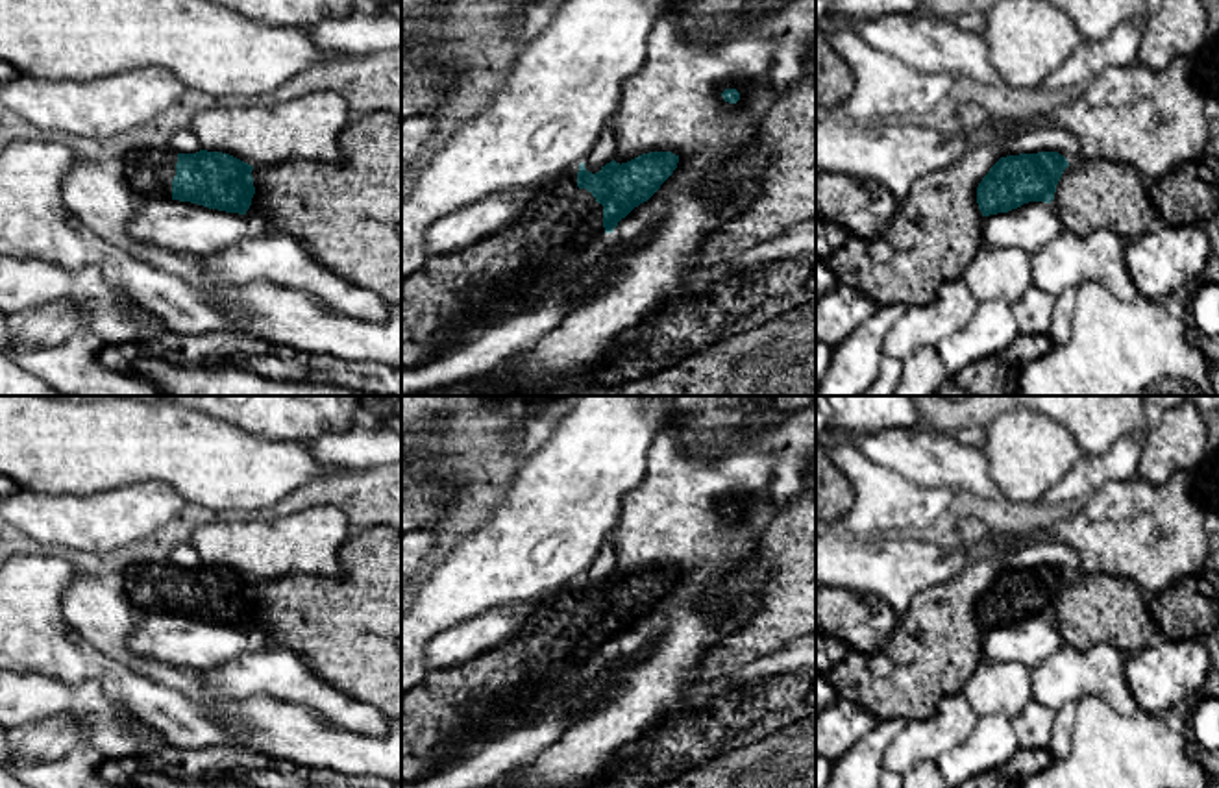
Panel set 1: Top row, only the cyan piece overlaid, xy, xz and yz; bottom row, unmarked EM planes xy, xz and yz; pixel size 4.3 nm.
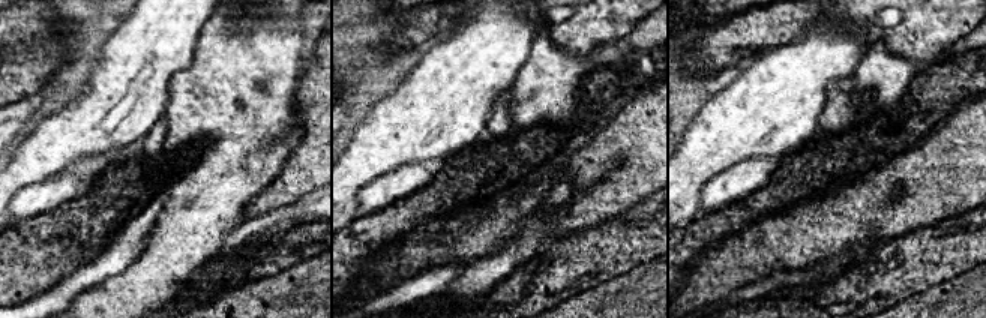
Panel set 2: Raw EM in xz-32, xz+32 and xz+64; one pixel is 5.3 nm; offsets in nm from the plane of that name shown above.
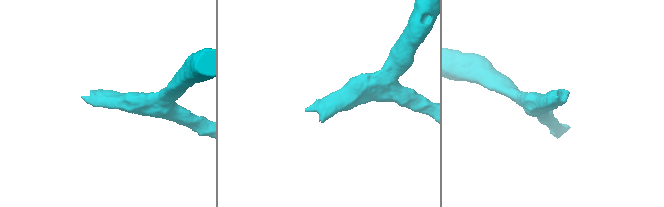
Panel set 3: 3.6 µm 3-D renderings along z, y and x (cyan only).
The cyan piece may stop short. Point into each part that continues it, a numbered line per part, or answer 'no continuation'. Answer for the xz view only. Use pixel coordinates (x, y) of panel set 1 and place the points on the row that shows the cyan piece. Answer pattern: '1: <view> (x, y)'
1: xz (448, 300)

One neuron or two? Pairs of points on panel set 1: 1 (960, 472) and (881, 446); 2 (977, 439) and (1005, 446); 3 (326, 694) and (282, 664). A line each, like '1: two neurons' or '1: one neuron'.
1: one neuron
2: two neurons
3: one neuron

